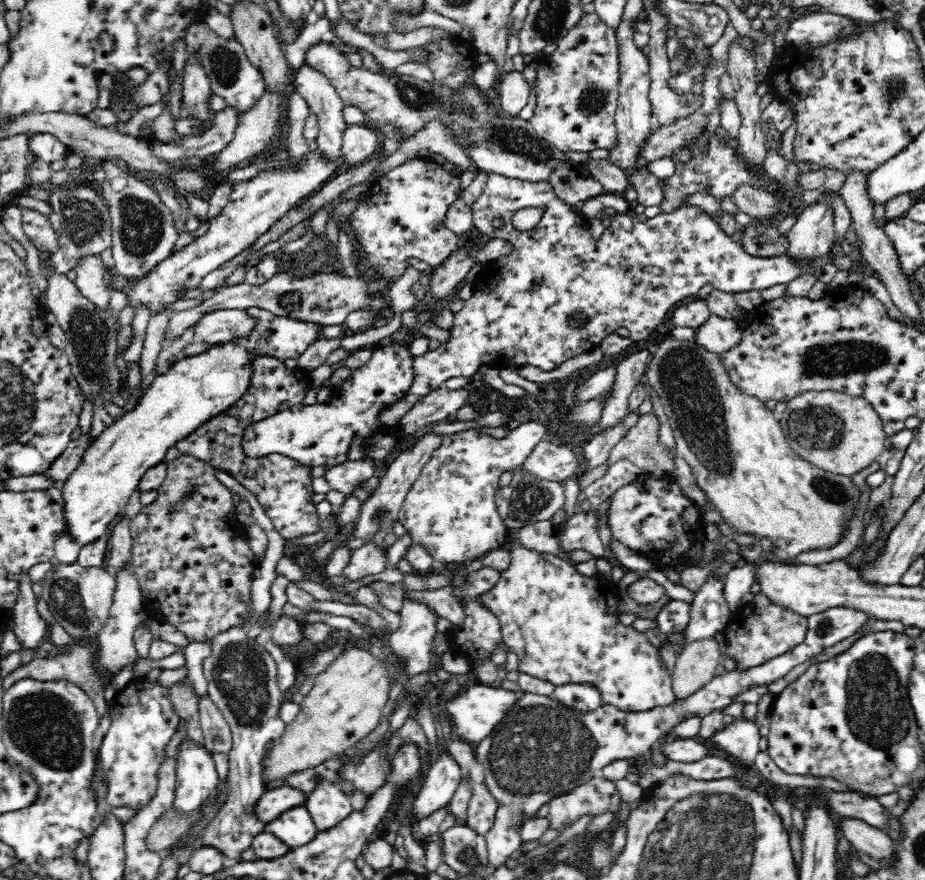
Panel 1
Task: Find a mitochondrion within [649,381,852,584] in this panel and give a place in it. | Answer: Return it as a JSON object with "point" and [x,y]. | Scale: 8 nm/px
{"point":[818,427]}

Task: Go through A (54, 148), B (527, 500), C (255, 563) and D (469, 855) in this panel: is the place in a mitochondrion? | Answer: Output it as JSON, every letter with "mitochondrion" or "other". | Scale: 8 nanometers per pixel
{"A":"other","B":"mitochondrion","C":"other","D":"mitochondrion"}

